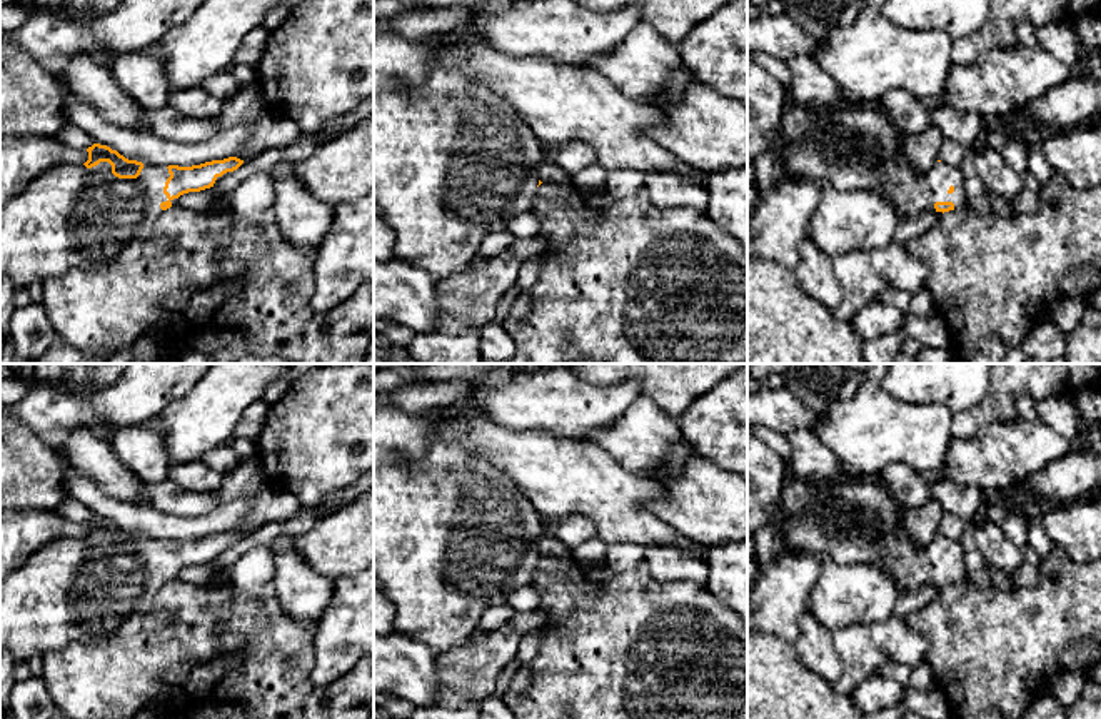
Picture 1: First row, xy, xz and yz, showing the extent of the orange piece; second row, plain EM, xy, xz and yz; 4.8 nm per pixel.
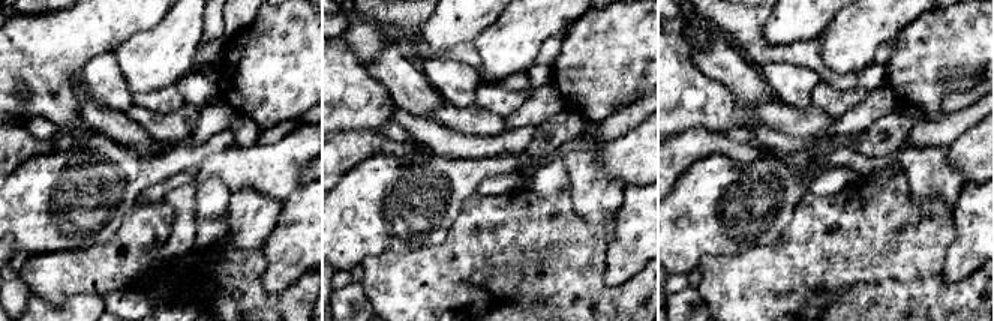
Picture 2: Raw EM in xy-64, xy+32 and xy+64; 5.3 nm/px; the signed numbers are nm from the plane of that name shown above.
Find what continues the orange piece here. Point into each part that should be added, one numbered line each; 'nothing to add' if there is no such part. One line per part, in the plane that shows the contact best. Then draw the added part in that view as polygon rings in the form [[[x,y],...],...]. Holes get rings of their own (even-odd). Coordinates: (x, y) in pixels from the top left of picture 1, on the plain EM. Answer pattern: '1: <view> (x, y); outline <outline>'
1: xy (69, 591); outline [[[108,535],[92,542],[62,537],[45,544],[0,582],[0,656],[7,651],[17,662],[27,662],[33,656],[60,651],[75,642],[100,644],[137,632],[163,586],[160,577],[168,574],[163,567],[168,551],[167,541],[152,537],[145,537],[137,552],[115,551]]]

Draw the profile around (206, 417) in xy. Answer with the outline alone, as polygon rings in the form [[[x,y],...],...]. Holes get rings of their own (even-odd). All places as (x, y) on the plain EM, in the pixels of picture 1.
[[[214,364],[195,387],[172,400],[153,417],[170,464],[202,460],[207,452],[235,440],[235,427],[249,405],[264,399],[265,387],[280,379],[290,364]]]

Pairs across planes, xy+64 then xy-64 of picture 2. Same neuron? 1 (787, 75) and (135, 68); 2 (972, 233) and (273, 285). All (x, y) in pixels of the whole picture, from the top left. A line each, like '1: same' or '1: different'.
1: different
2: same

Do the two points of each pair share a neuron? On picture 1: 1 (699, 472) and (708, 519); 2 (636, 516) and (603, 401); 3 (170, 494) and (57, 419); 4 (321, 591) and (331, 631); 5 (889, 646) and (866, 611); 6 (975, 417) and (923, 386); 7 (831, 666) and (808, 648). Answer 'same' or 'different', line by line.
1: same
2: different
3: different
4: different
5: different
6: different
7: same

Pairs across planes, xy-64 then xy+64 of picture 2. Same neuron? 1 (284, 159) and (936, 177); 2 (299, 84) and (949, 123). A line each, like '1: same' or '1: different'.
1: different
2: different

